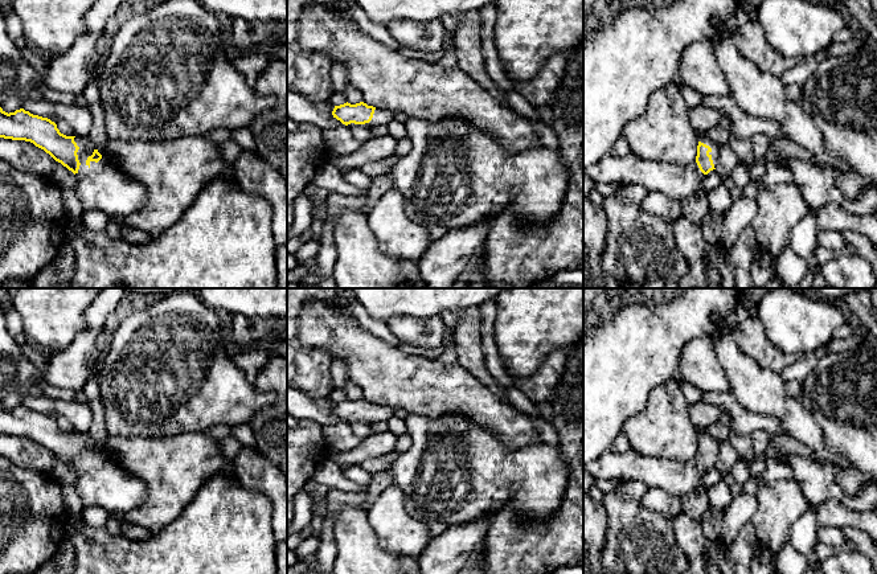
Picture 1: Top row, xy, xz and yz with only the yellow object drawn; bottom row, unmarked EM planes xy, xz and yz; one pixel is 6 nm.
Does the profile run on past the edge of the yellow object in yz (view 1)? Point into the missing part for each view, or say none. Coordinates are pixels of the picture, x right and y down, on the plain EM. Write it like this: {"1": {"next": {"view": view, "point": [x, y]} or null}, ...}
{"1": {"next": {"view": "yz", "point": [679, 478]}}}

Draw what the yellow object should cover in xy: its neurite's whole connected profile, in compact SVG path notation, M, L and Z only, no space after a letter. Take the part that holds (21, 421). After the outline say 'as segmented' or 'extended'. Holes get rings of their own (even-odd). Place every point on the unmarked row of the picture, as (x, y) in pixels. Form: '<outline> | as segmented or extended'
M0 403L0 434L30 438L71 467L85 508L95 505L111 514L126 514L146 501L147 485L142 479L102 452L89 434L66 432L48 414L24 405L8 410Z | extended

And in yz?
M702 431L698 435L697 452L689 460L656 459L639 455L632 450L614 454L608 450L583 463L583 472L595 479L642 481L648 488L660 488L671 495L684 497L708 491L702 476L716 466L718 455L720 442Z | extended

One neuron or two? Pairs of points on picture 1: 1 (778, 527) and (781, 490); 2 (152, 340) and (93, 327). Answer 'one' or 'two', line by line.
1: one
2: two

